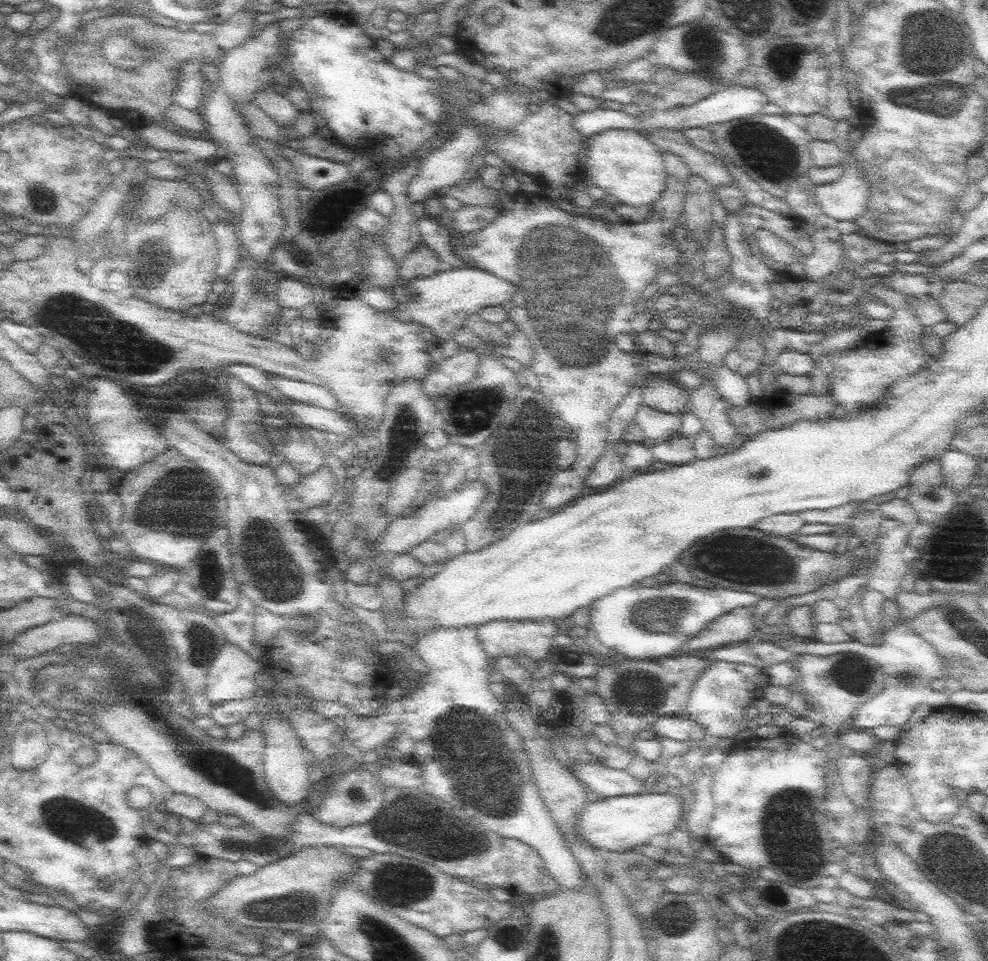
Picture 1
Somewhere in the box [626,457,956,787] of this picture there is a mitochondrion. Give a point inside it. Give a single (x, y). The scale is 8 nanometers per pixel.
(729, 556)

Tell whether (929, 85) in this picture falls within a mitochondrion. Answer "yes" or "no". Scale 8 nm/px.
yes

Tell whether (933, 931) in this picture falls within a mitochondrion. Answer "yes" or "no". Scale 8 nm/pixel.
no

